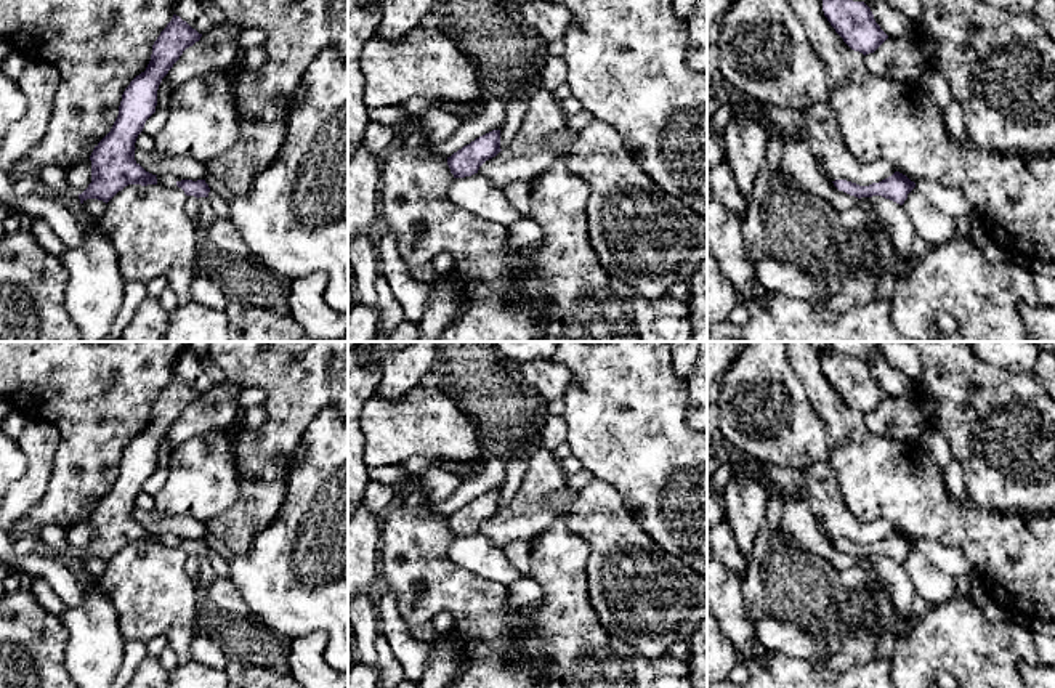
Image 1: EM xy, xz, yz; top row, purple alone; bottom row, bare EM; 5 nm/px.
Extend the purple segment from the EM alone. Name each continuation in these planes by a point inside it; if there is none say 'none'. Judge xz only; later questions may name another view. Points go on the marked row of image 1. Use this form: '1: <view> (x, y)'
none

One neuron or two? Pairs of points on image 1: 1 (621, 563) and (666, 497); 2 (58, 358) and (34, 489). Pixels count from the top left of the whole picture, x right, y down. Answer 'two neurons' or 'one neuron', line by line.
1: two neurons
2: two neurons

